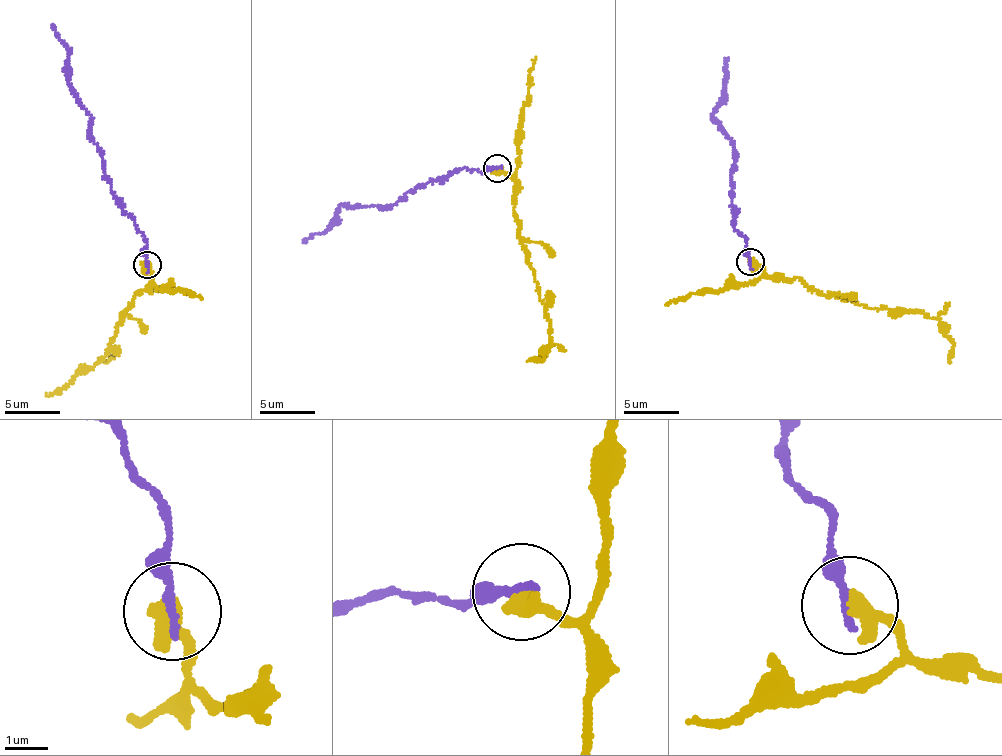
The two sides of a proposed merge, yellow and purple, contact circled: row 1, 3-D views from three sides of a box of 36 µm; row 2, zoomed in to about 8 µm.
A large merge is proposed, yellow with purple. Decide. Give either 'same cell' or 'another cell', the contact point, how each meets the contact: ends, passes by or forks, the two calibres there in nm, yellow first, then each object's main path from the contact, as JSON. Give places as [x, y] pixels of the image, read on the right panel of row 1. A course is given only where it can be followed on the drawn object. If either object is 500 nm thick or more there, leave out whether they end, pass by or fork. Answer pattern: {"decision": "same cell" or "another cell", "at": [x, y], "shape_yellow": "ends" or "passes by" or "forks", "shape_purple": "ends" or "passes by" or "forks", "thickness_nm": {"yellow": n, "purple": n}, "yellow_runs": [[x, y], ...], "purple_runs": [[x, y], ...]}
{"decision": "another cell", "at": [750, 262], "shape_yellow": "ends", "shape_purple": "ends", "thickness_nm": {"yellow": 480, "purple": 240}, "yellow_runs": [[750, 261], [770, 276], [802, 278], [814, 290], [869, 308], [928, 314], [940, 319], [951, 336], [950, 363]], "purple_runs": [[750, 261], [746, 240], [731, 222], [734, 141], [713, 116], [727, 58]]}

